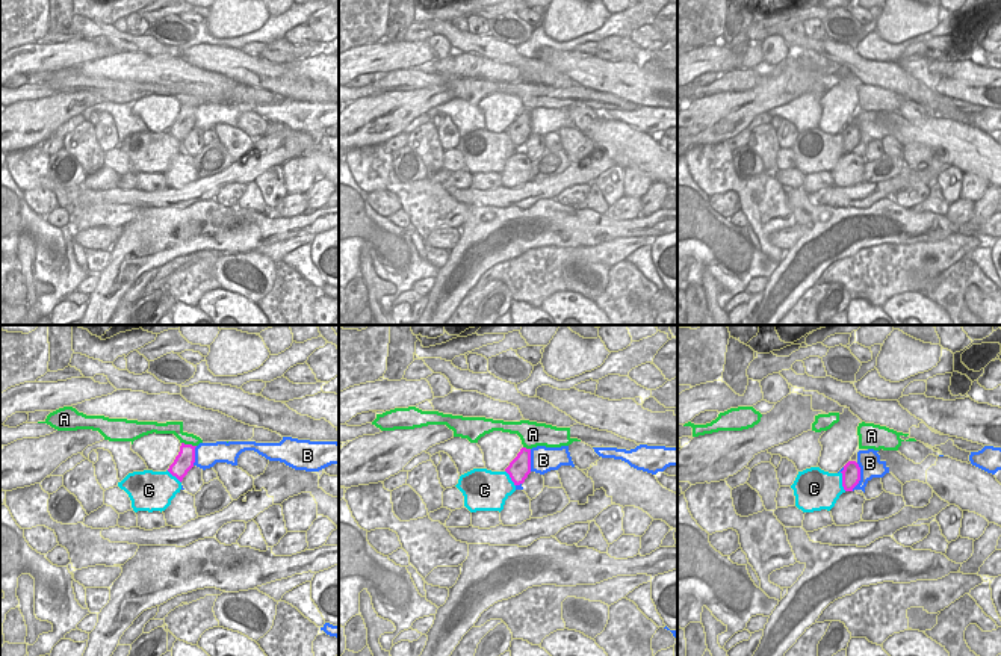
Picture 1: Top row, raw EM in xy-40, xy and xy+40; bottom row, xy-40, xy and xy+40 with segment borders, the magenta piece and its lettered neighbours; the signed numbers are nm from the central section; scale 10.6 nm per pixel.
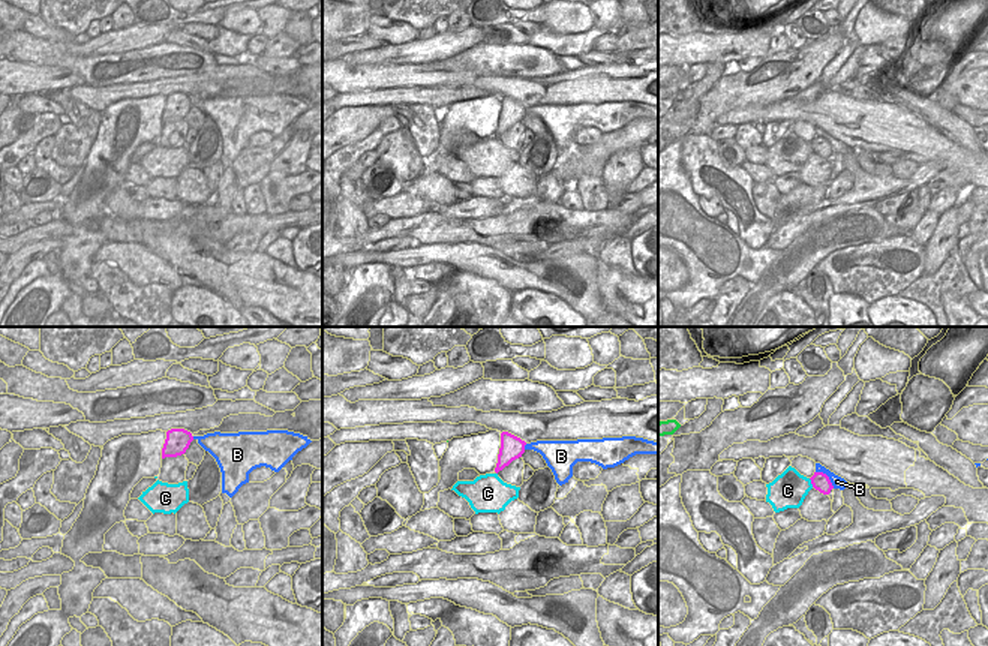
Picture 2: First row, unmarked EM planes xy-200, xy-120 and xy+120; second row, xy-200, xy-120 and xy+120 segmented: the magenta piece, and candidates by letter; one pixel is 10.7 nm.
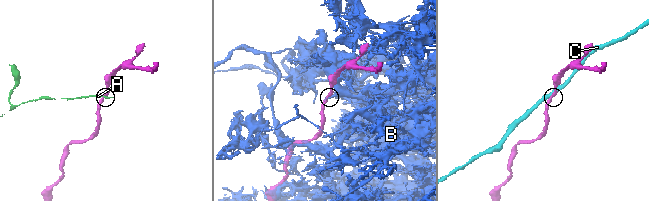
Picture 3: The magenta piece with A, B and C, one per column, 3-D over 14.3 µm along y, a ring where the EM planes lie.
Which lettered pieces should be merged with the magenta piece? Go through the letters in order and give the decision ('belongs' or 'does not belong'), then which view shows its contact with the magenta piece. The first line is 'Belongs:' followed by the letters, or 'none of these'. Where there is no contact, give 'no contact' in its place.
Belongs: none of these
A: does not belong; contact in xy-40
B: does not belong; contact in xy+40
C: does not belong; contact in xy+40

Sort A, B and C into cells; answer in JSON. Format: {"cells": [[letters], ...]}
{"cells": [["A"], ["B"], ["C"]]}

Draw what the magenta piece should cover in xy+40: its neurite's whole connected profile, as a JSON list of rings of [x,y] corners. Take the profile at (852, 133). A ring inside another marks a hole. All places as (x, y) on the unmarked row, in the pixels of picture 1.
[[[848,122],[844,127],[842,135],[842,148],[845,153],[853,153],[853,150],[859,145],[860,142],[860,128],[856,122]]]

